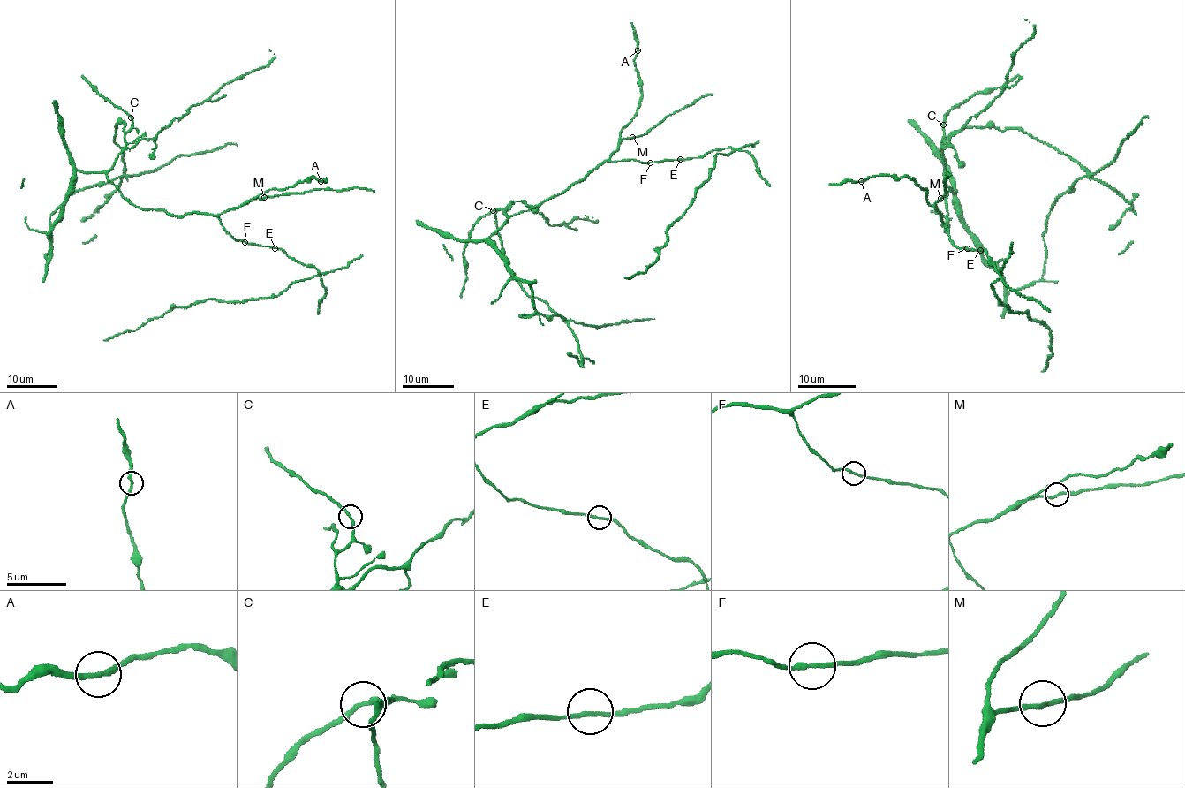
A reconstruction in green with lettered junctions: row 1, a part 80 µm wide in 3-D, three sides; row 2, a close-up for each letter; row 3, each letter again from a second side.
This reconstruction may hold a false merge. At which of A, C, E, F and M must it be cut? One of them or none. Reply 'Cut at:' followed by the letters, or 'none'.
Cut at: none

